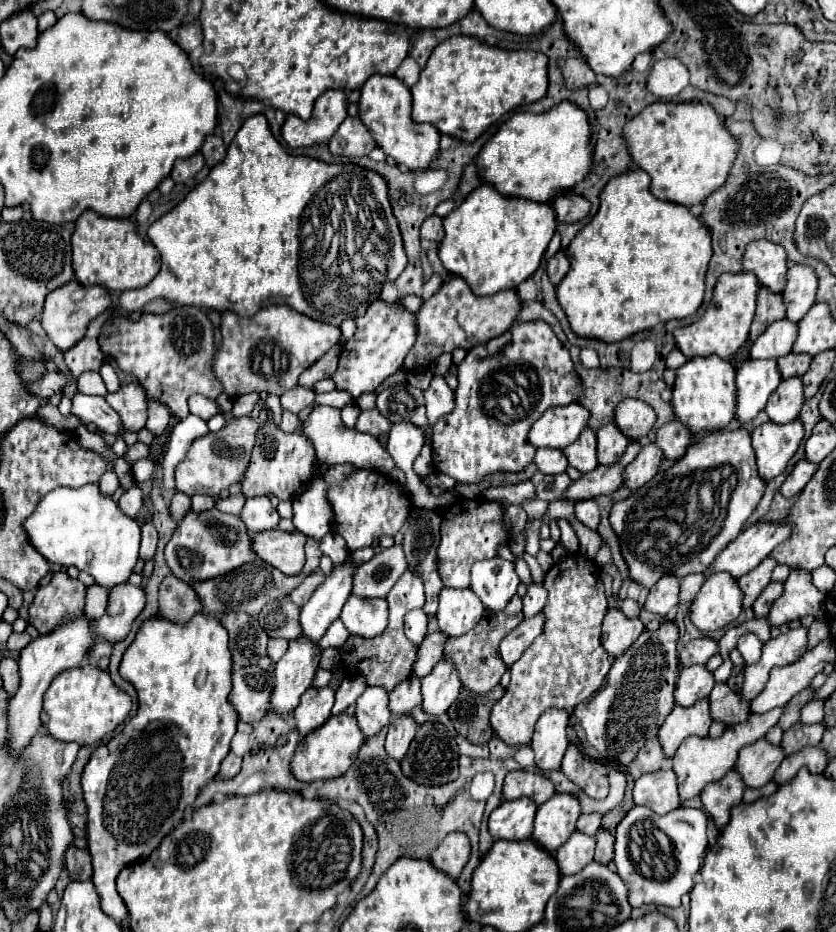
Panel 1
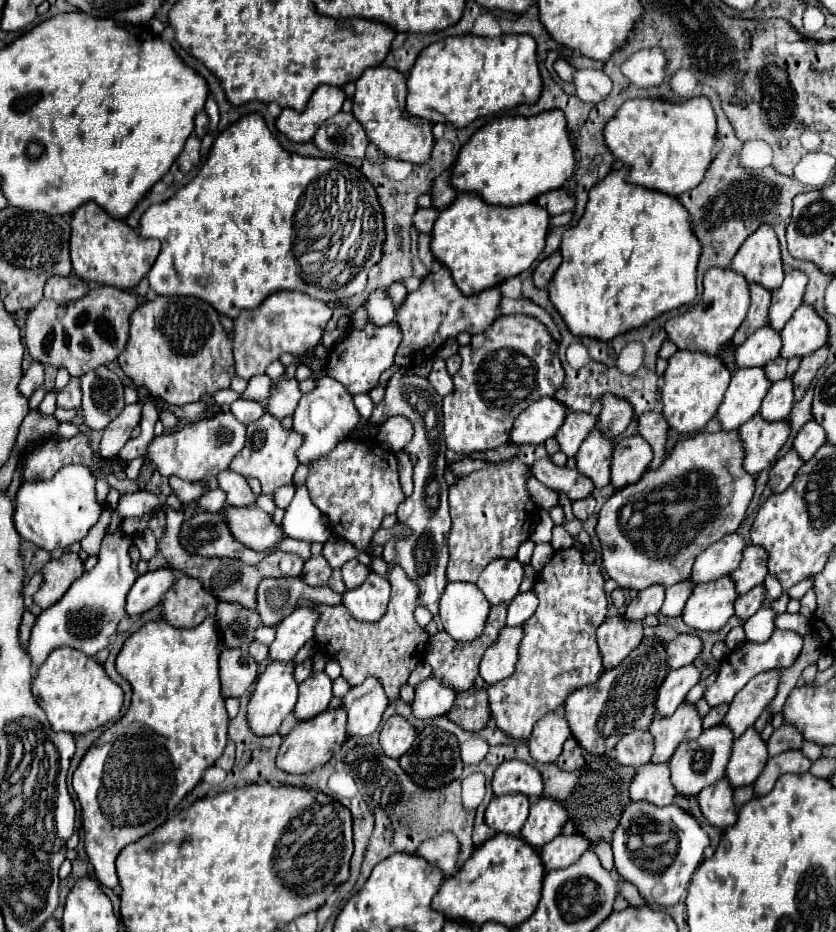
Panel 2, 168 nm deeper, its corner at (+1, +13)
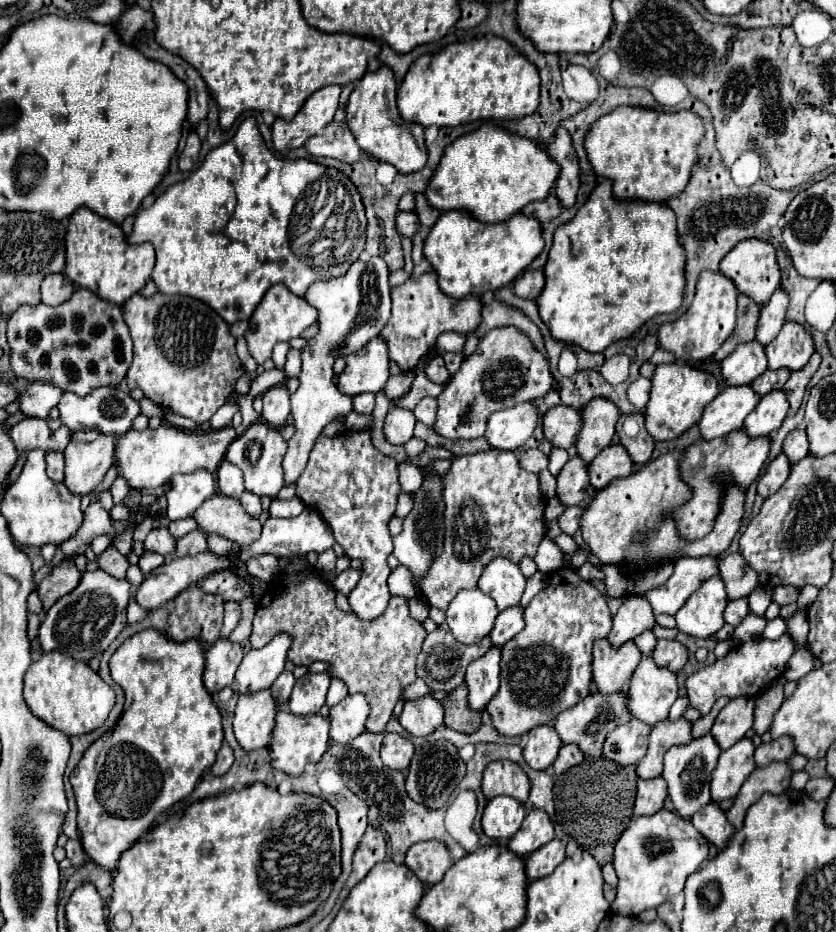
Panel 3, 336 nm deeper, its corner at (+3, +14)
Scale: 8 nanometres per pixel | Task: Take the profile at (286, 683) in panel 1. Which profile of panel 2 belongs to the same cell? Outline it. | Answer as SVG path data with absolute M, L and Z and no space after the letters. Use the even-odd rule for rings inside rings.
M270 663L264 673L258 677L258 681L254 683L248 707L246 707L246 721L250 725L250 731L254 735L274 735L278 733L282 721L292 713L294 705L296 705L296 697L298 697L298 685L294 681L292 675L294 665L292 663Z

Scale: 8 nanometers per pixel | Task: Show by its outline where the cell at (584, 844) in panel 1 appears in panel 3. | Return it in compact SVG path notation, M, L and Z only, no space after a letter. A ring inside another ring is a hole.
M554 838L552 842L544 844L542 848L538 848L536 852L532 852L528 858L526 858L526 876L528 880L538 880L538 878L544 878L548 874L554 872L554 868L564 862L566 858L566 850L564 850L564 844Z

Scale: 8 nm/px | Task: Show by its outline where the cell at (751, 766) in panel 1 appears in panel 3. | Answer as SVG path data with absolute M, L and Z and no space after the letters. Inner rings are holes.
M750 738L738 740L732 748L720 754L718 766L712 774L712 800L722 802L734 798L746 778L756 768L754 762L754 744Z

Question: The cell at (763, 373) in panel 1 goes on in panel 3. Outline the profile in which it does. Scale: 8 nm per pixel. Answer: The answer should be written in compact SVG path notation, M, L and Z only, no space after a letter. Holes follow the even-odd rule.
M726 386L706 408L700 418L700 432L704 440L726 436L740 428L746 416L756 408L760 396L752 386Z

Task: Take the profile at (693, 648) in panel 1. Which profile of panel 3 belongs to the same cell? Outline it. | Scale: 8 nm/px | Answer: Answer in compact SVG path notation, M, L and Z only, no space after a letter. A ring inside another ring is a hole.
M658 640L654 648L654 662L672 672L682 670L688 660L688 648L678 640Z

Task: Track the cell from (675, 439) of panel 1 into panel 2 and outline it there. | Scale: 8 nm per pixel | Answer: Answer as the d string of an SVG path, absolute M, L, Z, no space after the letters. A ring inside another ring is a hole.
M642 413L642 417L638 417L638 435L650 443L652 451L654 451L654 459L650 461L648 469L658 469L660 463L664 461L664 445L666 445L666 437L668 437L668 425L662 417L662 413Z

